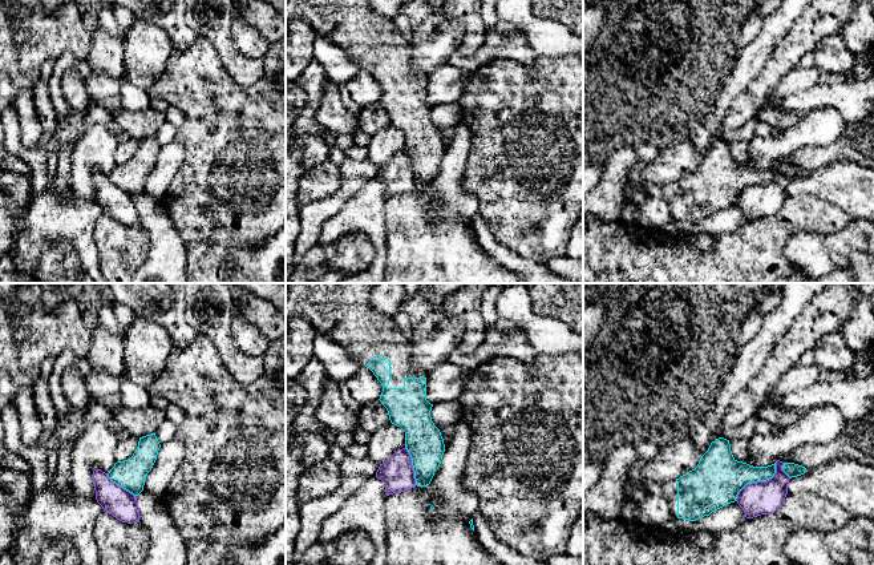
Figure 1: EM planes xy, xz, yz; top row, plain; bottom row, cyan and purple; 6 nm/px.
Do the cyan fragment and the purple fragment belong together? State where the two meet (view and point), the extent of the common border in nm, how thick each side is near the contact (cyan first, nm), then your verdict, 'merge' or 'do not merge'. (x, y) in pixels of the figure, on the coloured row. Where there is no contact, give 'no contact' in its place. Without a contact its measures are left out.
yz (757, 480) | 340 nm | 300/200 nm | do not merge

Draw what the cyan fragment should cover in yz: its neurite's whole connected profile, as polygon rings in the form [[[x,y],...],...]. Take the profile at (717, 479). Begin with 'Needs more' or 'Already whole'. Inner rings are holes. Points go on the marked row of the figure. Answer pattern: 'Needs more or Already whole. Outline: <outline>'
Needs more. Outline: [[[719,437],[711,443],[697,467],[675,480],[646,483],[642,495],[661,495],[667,499],[673,517],[696,521],[735,503],[746,485],[766,481],[776,473],[776,463],[753,467],[737,461],[729,440]]]

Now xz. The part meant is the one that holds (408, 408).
Needs more. Outline: [[[286,283],[286,319],[303,315],[313,324],[316,334],[332,338],[344,347],[360,366],[369,368],[383,386],[380,401],[387,408],[392,424],[405,432],[405,448],[412,457],[417,487],[430,484],[445,452],[444,439],[430,417],[433,404],[426,400],[426,376],[410,364],[410,340],[394,326],[389,315],[371,306],[371,295],[377,283]]]

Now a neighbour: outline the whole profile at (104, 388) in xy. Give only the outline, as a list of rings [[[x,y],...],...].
[[[92,367],[86,375],[86,384],[92,403],[104,405],[112,413],[122,407],[120,378]]]

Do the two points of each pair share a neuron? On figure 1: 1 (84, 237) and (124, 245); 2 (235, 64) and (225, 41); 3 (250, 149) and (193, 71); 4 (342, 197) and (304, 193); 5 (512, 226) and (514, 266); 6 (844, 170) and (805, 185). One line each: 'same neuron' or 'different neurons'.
1: different neurons
2: same neuron
3: same neuron
4: different neurons
5: different neurons
6: same neuron

